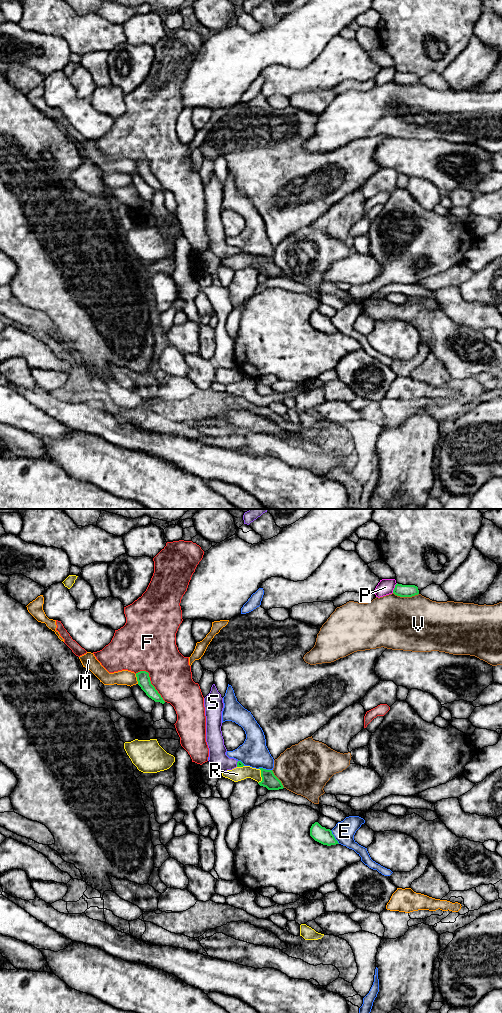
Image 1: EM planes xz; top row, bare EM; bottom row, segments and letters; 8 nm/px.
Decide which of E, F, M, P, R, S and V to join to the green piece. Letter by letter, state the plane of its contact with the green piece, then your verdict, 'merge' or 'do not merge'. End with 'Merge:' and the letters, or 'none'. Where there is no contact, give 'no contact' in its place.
E: meets green in xz; do not merge
F: meets green in xz; do not merge
M: meets green in xz; do not merge
P: meets green in xz; do not merge
R: meets green in xz; do not merge
S: meets green in xz; merge
V: meets green in xz; do not merge
Merge: S

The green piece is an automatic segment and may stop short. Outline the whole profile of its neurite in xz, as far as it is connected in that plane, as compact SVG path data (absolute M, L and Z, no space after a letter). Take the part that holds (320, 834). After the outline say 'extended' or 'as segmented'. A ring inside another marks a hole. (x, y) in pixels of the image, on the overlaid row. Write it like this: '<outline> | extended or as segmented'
M318 822L312 824L310 828L310 836L317 842L331 846L339 844L338 841L335 839L332 831L330 829L326 829L322 827Z | as segmented

